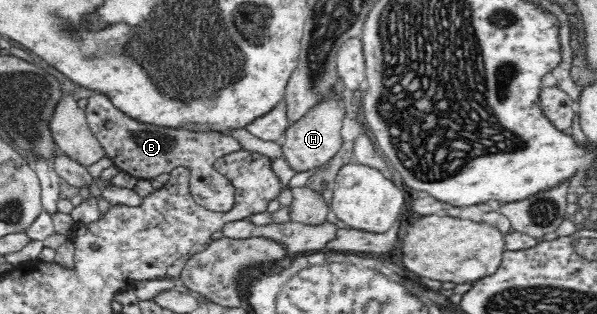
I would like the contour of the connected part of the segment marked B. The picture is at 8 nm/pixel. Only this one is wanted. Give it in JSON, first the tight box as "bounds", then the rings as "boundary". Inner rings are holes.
{"bounds":[85,92,243,213],"boundary":[[[101,92],[88,99],[85,116],[106,155],[120,171],[137,179],[150,179],[158,174],[168,174],[172,169],[186,167],[191,195],[201,207],[215,213],[225,213],[235,205],[234,185],[215,169],[215,162],[226,154],[242,149],[243,145],[238,139],[216,130],[170,128],[138,122],[114,107],[110,98]]]}

